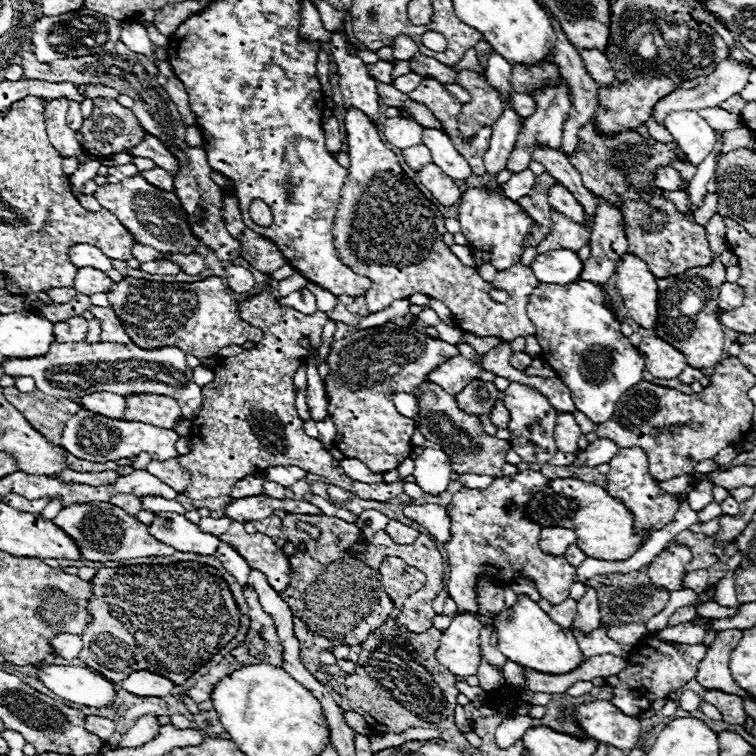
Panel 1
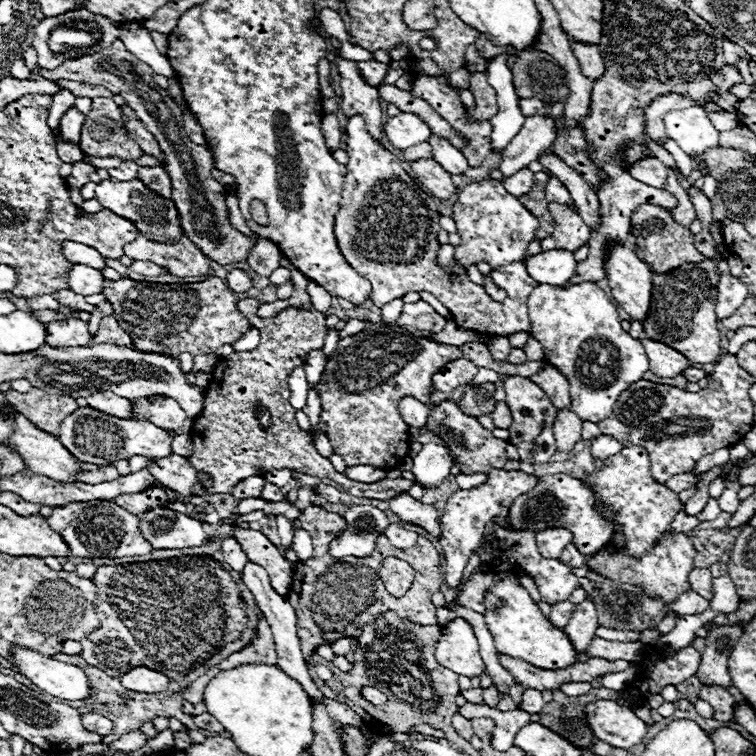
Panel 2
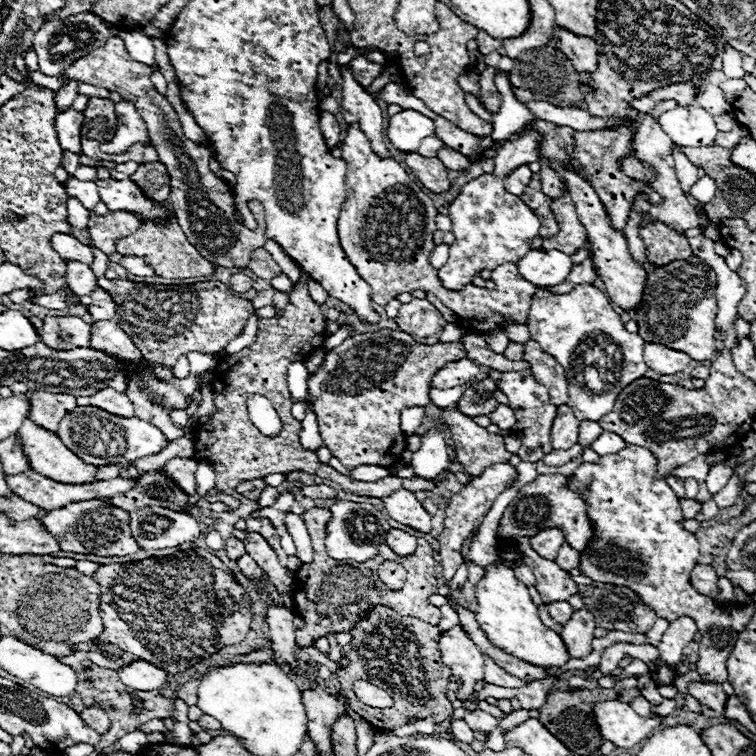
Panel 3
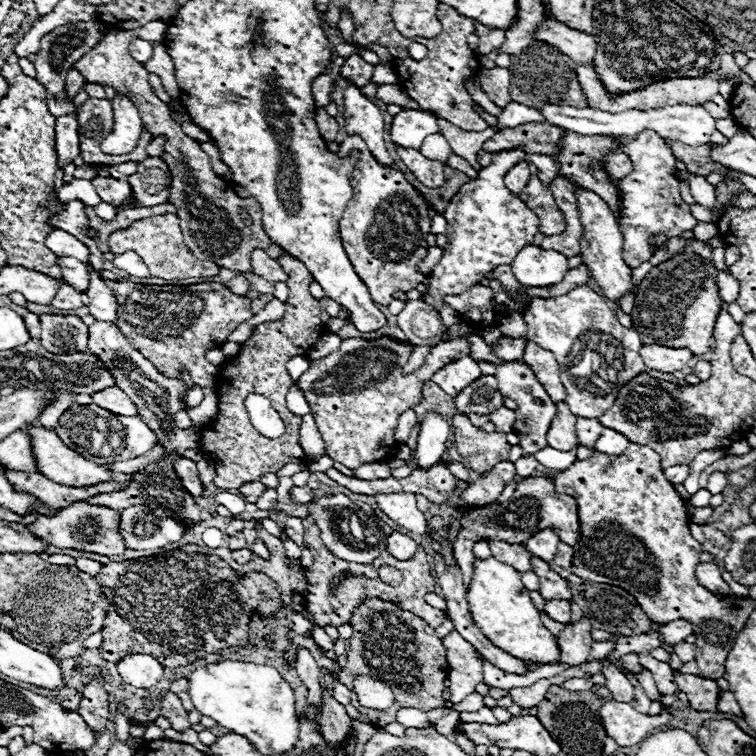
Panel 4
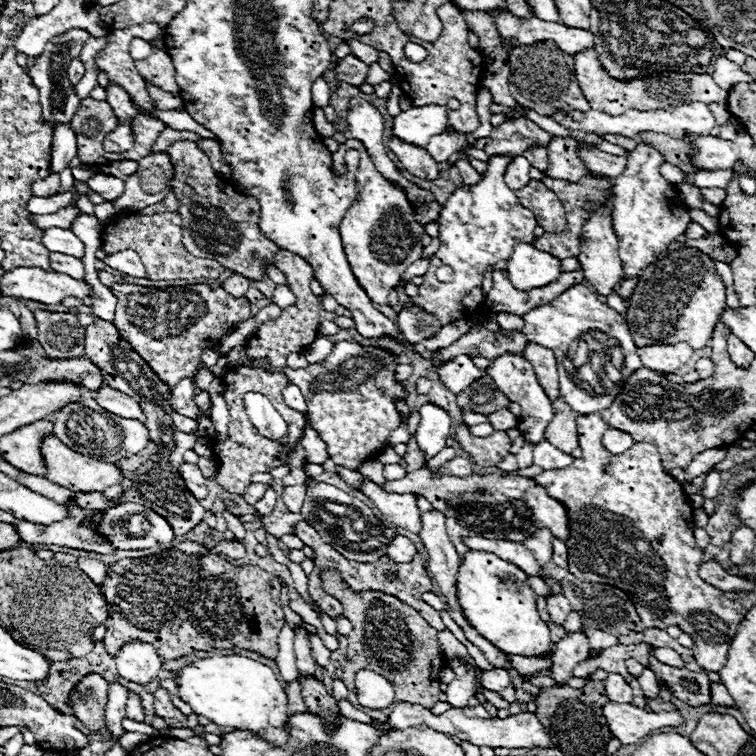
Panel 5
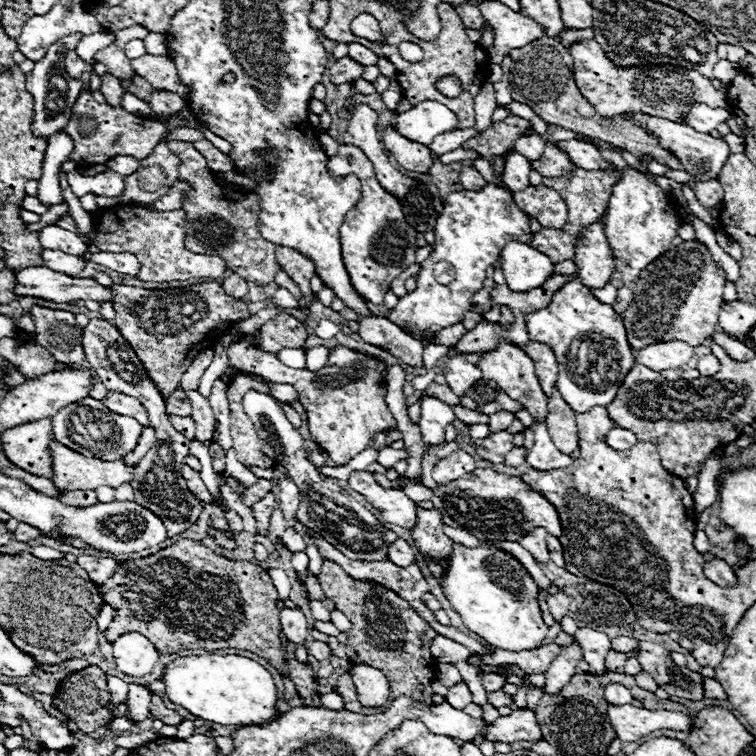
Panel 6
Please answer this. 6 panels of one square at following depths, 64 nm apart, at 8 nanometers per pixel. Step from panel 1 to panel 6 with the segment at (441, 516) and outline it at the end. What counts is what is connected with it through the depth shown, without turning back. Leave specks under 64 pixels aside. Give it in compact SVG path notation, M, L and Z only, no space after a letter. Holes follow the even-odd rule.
M354 470L348 476L348 486L360 492L384 518L396 526L412 530L416 526L416 502L402 490L382 488L374 482L374 476L364 470Z

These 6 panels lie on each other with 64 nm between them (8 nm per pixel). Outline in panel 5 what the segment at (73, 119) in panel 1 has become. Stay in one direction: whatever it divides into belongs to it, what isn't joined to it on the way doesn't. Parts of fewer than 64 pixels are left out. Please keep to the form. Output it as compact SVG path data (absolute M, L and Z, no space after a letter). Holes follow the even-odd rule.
M70 122L56 124L52 136L52 172L62 172L76 154L76 132L72 132Z

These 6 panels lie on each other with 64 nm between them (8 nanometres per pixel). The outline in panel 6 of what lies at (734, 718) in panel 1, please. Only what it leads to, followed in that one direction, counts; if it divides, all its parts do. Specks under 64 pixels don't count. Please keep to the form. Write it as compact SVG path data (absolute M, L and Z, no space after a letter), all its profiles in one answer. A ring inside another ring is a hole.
M640 642L638 662L642 670L646 670L660 688L664 688L670 696L678 696L684 700L702 700L704 698L704 682L702 674L692 672L688 668L678 668L670 658L668 650L654 642Z

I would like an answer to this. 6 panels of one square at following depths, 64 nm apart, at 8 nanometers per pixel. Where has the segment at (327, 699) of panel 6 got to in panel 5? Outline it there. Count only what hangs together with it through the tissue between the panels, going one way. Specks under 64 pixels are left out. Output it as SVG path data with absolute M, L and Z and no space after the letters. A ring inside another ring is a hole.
M337 700L337 706L340 710L342 716L350 718L352 720L356 720L362 723L371 724L374 727L377 727L381 730L390 731L391 728L388 724L377 723L372 720L367 714L362 711L355 709L348 700Z

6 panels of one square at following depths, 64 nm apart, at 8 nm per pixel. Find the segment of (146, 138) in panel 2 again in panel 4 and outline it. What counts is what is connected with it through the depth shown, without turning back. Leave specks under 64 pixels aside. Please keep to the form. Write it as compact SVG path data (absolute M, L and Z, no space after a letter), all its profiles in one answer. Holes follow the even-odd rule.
M116 94L116 98L112 98L112 108L114 108L114 130L102 142L102 152L112 156L128 154L142 136L142 118L136 106L122 94Z

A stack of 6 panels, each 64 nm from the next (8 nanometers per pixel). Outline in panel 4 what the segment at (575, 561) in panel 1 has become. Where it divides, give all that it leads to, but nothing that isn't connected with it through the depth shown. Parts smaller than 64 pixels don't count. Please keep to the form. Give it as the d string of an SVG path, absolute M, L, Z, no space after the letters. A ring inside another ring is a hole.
M560 542L560 544L558 544L558 552L556 552L556 558L554 558L552 562L554 562L556 566L562 566L562 568L570 568L570 564L572 564L572 556L574 556L572 548L570 548L568 544Z

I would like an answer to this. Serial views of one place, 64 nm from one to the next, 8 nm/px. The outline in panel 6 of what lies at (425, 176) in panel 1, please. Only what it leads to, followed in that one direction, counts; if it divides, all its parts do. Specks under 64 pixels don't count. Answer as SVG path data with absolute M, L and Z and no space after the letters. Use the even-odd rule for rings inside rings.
M394 128L384 130L384 138L382 138L384 146L388 152L392 152L392 156L400 162L402 168L410 170L410 172L420 172L420 174L428 174L432 168L432 156L430 150L422 144L416 144L404 136L400 136Z

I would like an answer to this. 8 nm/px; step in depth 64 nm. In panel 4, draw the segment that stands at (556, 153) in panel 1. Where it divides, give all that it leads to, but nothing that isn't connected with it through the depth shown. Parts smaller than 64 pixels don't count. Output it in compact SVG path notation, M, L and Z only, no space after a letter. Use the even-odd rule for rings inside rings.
M578 188L576 200L578 200L578 210L580 210L580 220L584 226L584 236L580 240L580 254L584 258L584 264L588 264L590 274L602 288L604 296L612 302L620 302L622 296L634 292L634 284L632 284L632 268L628 268L628 264L622 258L624 238L616 224L616 218L610 212L608 204L588 188Z

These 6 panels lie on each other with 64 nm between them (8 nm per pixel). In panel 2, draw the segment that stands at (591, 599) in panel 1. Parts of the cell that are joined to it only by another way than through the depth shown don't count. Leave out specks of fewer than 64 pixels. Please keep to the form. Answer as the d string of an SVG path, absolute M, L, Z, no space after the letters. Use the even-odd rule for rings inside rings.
M586 598L582 604L578 604L578 608L572 614L572 620L564 628L564 632L568 632L568 638L572 640L572 644L576 644L576 650L584 652L588 648L592 636L596 634L598 626L600 624L598 624L596 606L592 604L590 598Z

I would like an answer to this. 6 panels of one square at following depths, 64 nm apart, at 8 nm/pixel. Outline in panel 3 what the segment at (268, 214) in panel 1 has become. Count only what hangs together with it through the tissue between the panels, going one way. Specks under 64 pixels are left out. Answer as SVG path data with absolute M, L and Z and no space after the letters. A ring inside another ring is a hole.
M112 36L104 48L96 48L96 52L90 52L88 56L82 56L80 60L72 62L62 74L64 78L86 82L92 86L102 86L110 92L118 92L124 96L126 102L130 102L146 122L150 140L160 156L160 162L168 168L168 174L172 176L172 188L168 202L172 204L172 214L178 218L180 228L188 236L188 242L196 246L196 250L206 258L212 260L218 266L224 268L244 268L250 262L250 254L264 246L268 240L264 234L266 218L264 208L258 200L250 200L248 206L252 214L258 220L256 230L246 230L242 224L234 218L234 196L228 188L228 184L220 178L216 178L210 172L210 158L212 152L202 146L190 142L180 126L178 114L172 108L172 104L162 96L150 78L150 68L146 64L120 64L120 50L124 50L124 42L120 36ZM134 96L134 98L132 98Z

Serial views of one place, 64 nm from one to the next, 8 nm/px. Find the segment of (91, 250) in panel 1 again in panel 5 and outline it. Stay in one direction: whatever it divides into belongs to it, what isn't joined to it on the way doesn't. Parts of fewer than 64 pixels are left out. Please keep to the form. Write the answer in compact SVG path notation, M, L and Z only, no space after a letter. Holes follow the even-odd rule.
M62 228L44 230L44 246L50 252L68 252L68 256L84 258L84 244L70 230L62 230Z

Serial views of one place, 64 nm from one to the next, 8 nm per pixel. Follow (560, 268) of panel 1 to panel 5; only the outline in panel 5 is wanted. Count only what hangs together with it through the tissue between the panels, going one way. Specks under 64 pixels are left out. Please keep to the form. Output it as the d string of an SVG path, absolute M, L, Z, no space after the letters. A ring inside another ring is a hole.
M518 244L512 260L506 262L506 272L514 288L540 288L560 278L560 260L532 244Z

